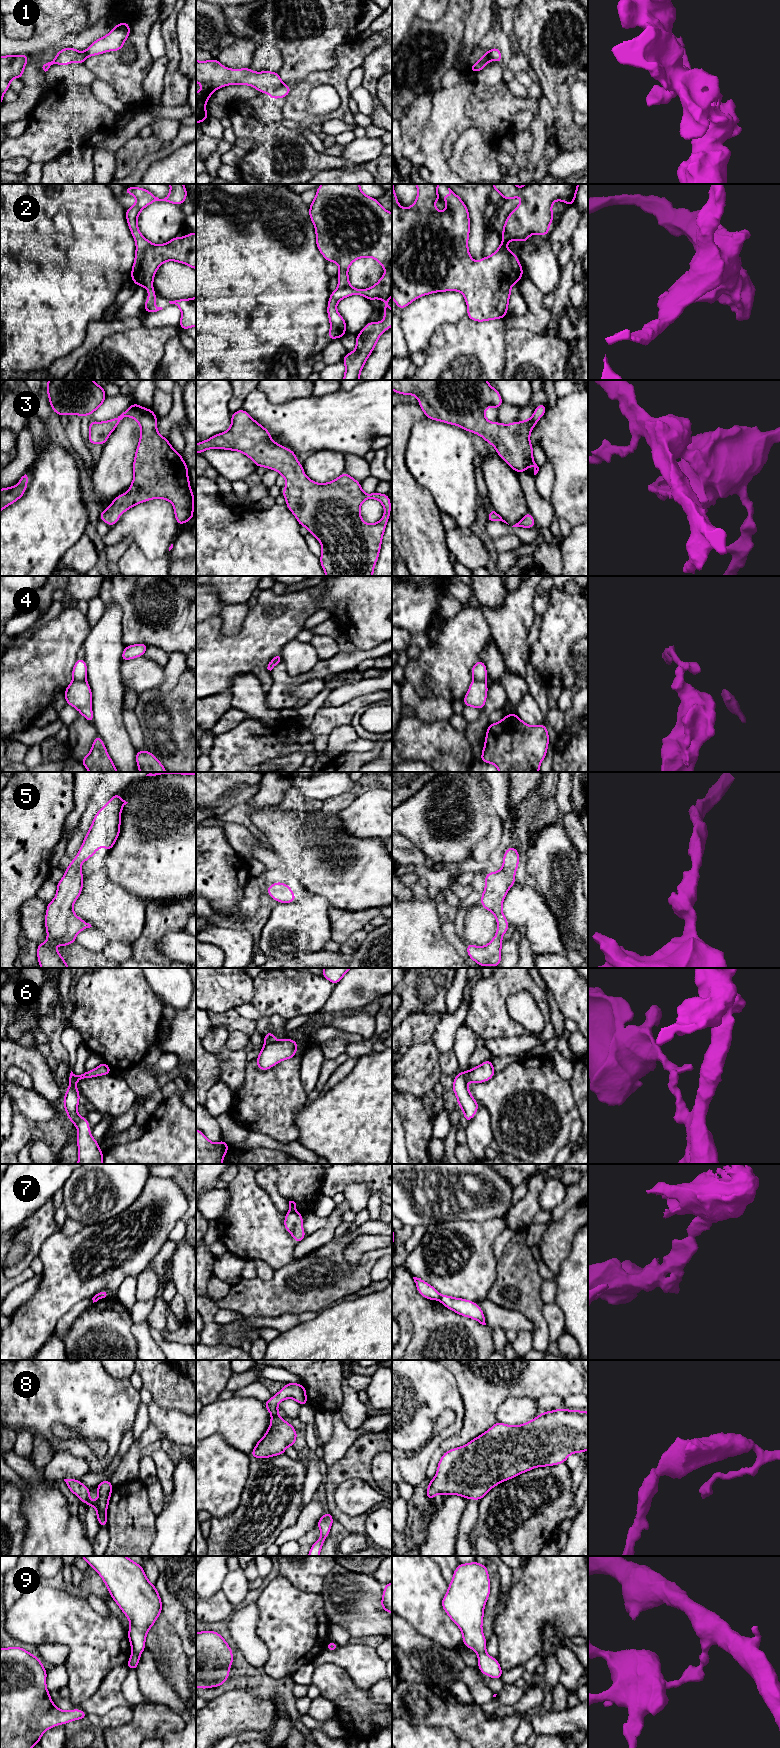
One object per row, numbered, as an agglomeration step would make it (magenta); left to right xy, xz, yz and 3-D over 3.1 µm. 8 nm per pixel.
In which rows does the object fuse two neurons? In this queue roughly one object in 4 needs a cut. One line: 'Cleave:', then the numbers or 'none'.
Cleave: 1, 4, 6, 7, 9

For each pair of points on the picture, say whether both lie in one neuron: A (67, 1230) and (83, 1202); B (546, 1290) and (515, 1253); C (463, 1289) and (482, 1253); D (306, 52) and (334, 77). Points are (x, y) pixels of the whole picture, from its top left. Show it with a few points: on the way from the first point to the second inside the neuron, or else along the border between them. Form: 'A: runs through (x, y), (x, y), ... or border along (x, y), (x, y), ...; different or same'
A: border along (67, 1217), (79, 1221), (83, 1225); different
B: border along (544, 1280), (541, 1286), (541, 1300), (543, 1303); different
C: runs through (463, 1280), (463, 1272), (473, 1262); same
D: border along (336, 48), (332, 67), (313, 70), (303, 77); different

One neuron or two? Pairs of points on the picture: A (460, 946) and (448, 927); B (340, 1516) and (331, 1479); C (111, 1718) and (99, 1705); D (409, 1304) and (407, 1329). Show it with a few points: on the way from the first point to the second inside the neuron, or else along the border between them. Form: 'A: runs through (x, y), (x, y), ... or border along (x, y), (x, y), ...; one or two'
A: runs through (455, 941), (449, 932); one
B: runs through (331, 1507), (330, 1488); one
C: border along (126, 1703), (115, 1706), (101, 1715), (88, 1715); two
D: border along (402, 1313), (411, 1321), (411, 1340); two

